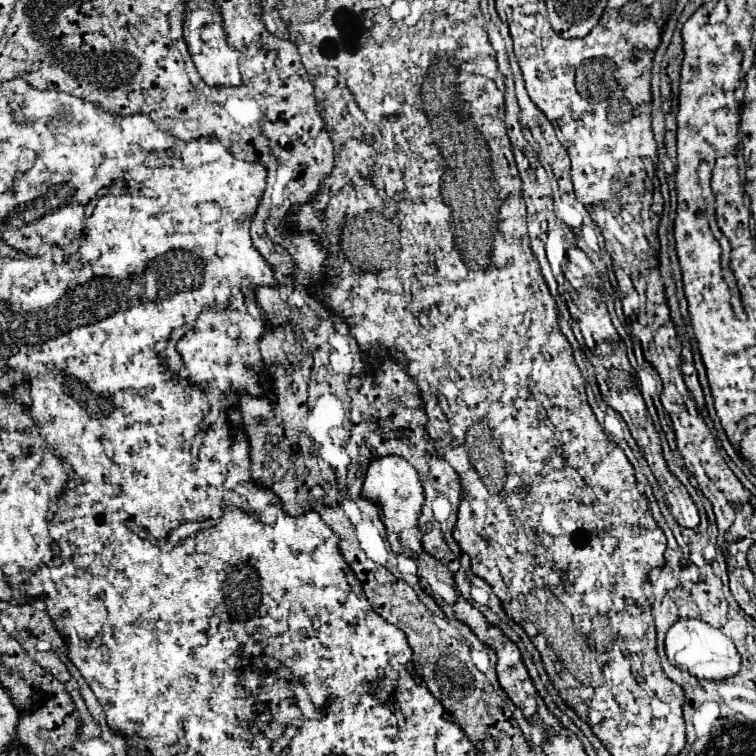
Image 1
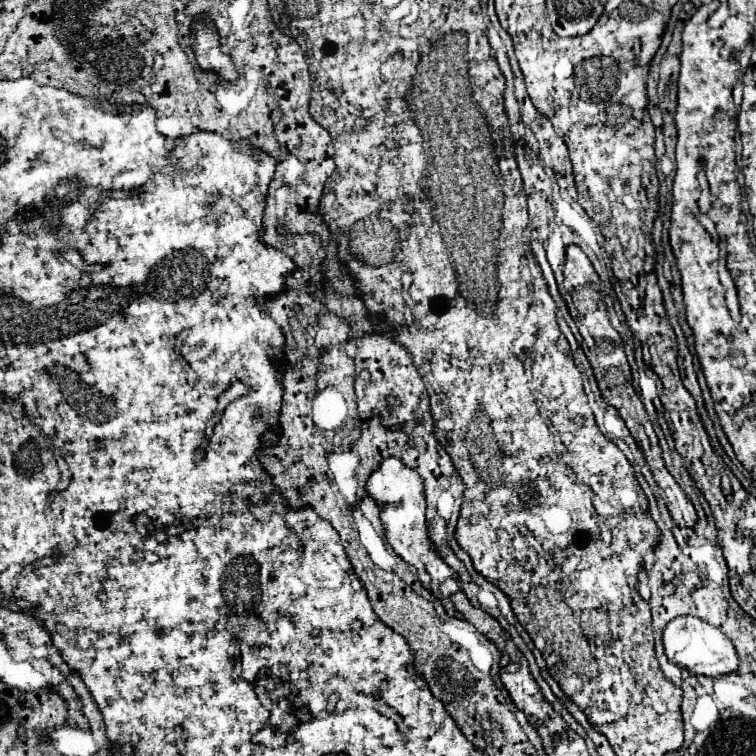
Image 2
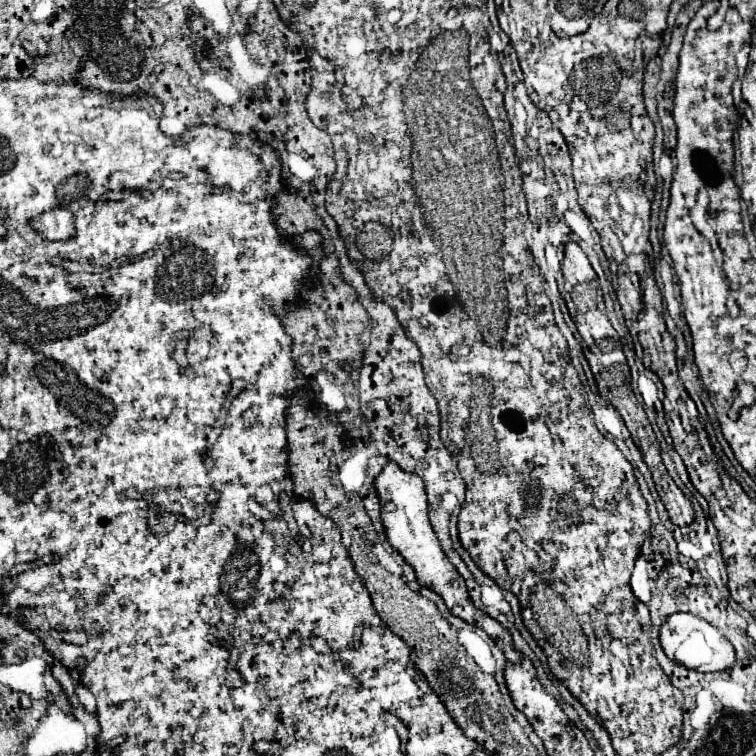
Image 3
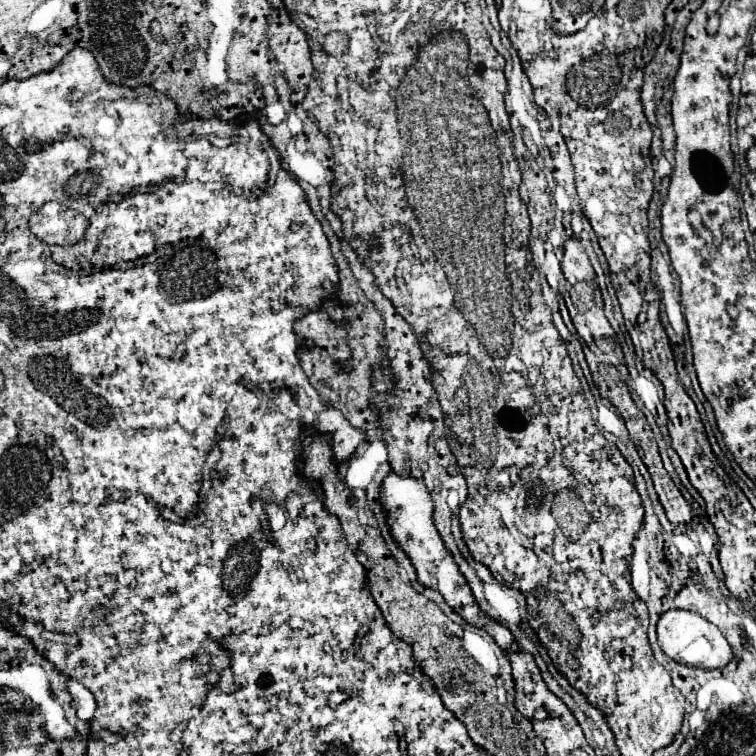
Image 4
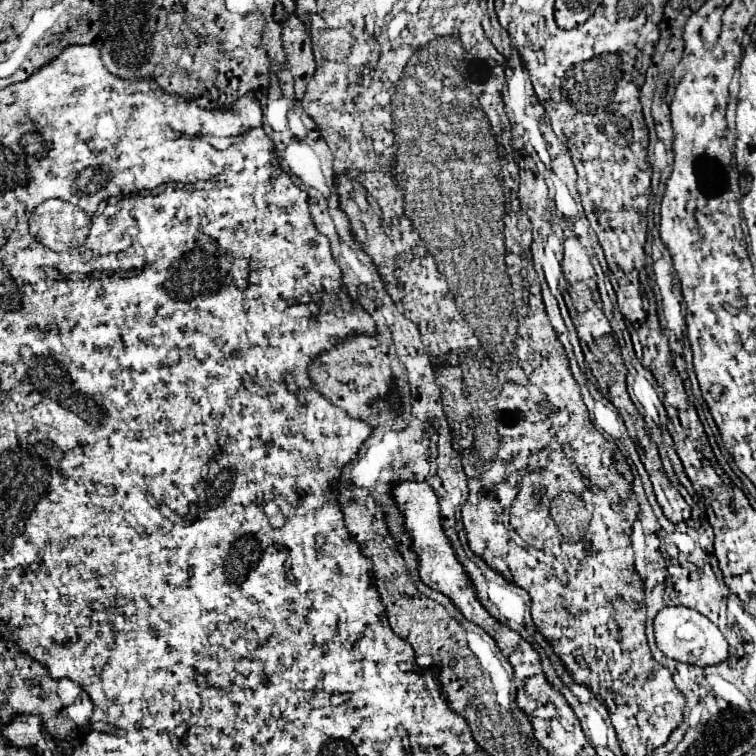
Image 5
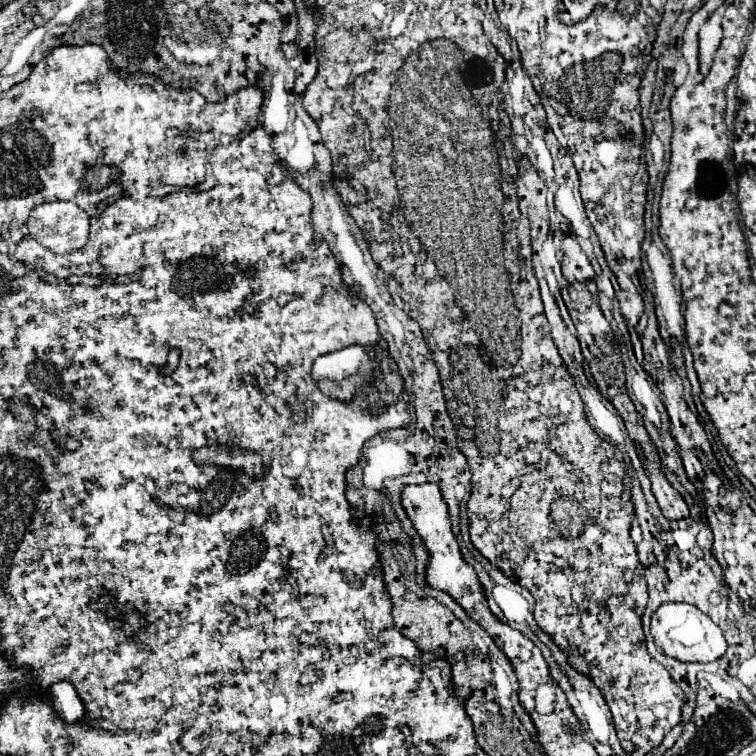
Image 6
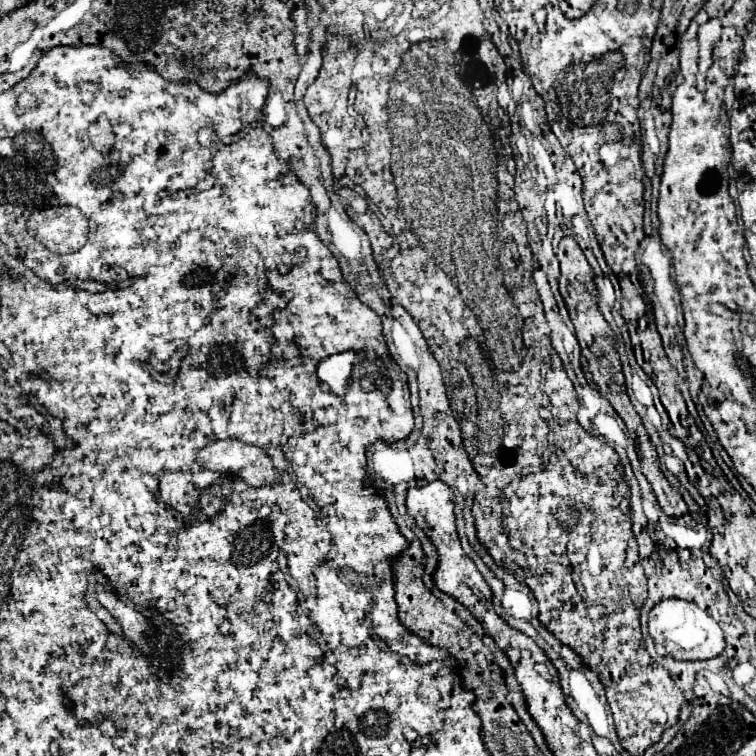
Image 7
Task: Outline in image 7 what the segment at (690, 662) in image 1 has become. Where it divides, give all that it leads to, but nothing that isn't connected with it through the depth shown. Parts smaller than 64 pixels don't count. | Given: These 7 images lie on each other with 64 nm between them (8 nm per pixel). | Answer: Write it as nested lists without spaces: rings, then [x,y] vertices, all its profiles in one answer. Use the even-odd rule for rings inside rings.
[[[668,598],[658,602],[648,616],[648,628],[650,636],[654,638],[654,644],[662,646],[666,654],[676,660],[710,660],[716,658],[726,646],[724,632],[712,620],[712,616],[708,616],[696,604],[678,598]]]

